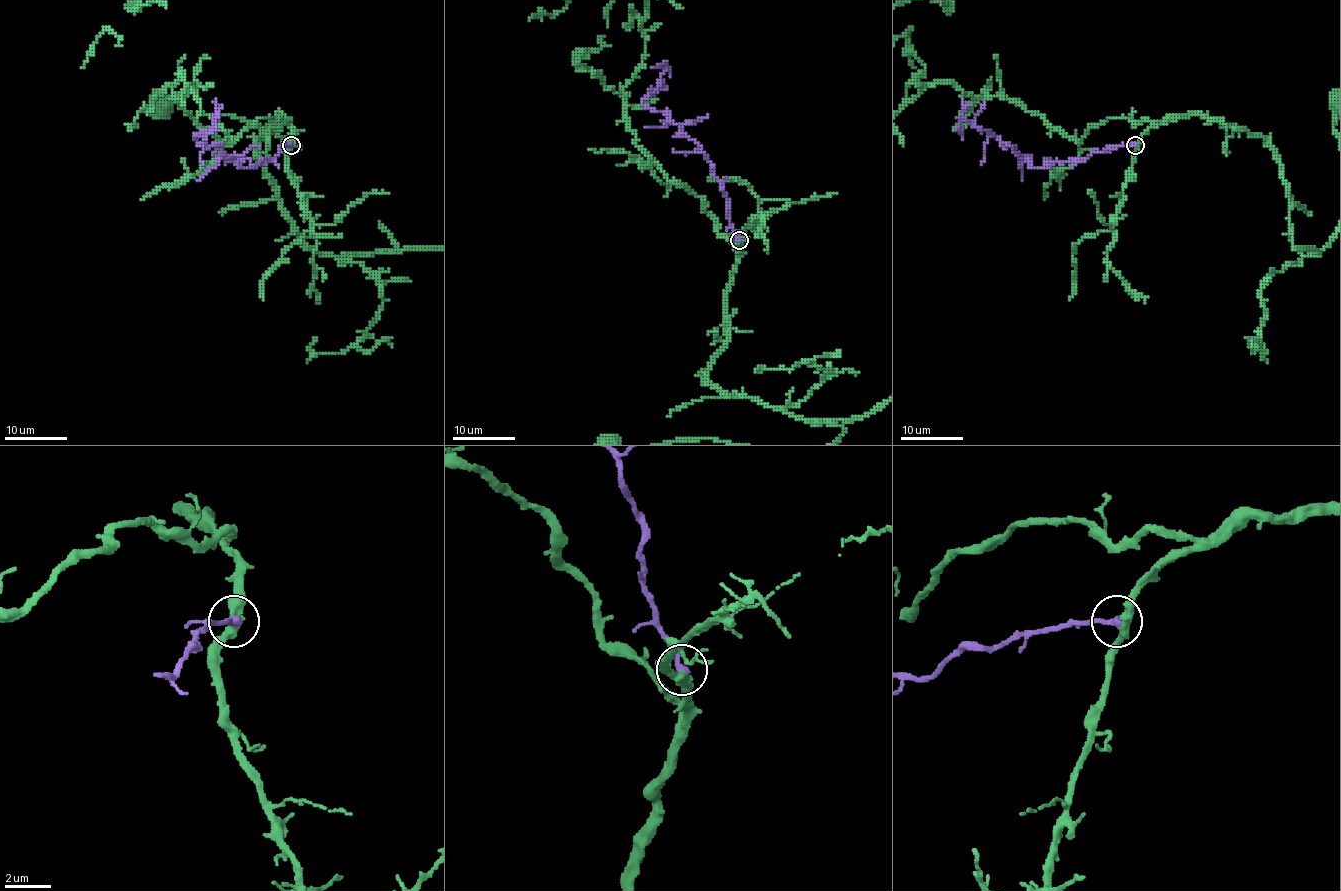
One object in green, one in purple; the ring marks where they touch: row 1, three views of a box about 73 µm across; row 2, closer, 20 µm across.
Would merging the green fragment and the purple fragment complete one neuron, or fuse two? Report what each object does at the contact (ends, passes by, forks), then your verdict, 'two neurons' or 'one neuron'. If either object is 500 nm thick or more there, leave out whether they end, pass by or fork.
green passes by | purple ends | one neuron

